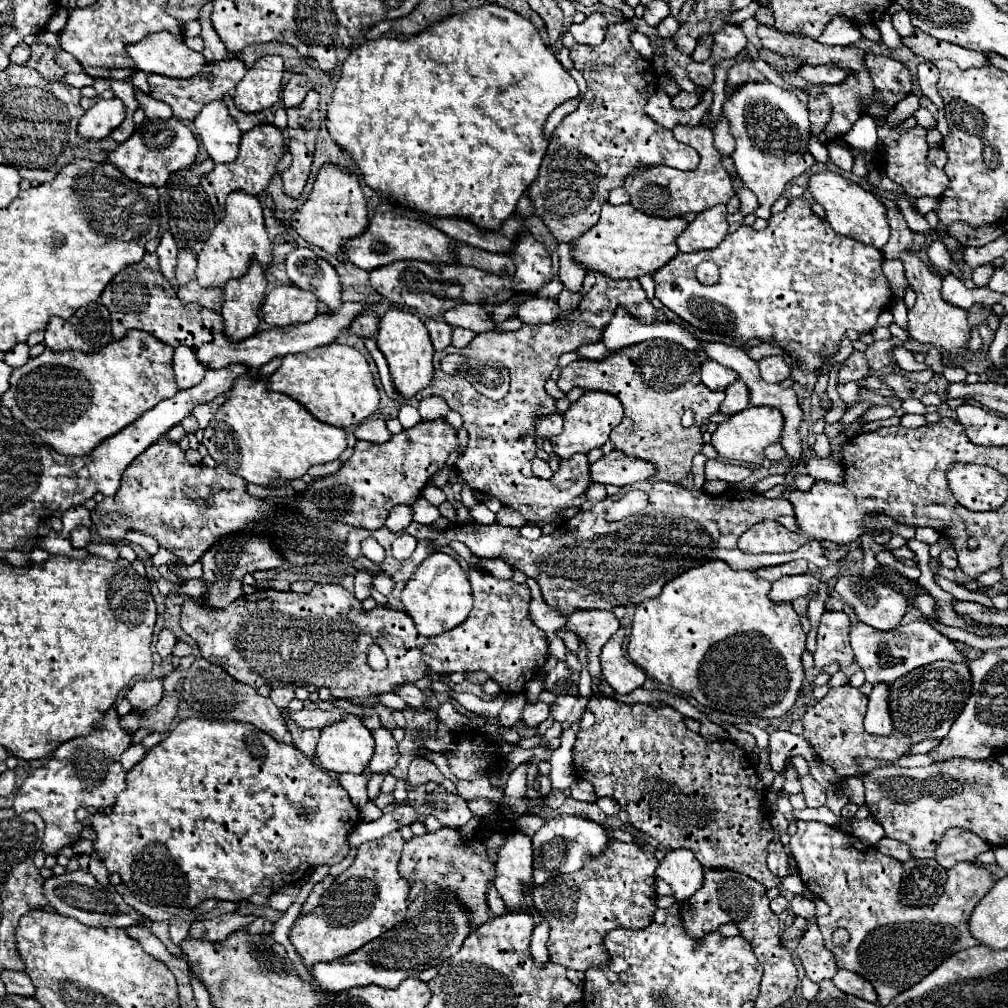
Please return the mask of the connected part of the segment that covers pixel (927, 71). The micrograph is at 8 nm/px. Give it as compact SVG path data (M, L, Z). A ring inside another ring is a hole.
M923 60L917 66L917 80L919 80L919 88L921 92L935 104L935 106L943 106L941 96L937 94L937 80L939 80L939 70L935 68L935 64L931 60Z

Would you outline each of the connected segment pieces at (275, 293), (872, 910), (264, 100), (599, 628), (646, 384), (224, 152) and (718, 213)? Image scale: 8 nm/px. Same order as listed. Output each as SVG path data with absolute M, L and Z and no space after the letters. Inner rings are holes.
M285 284L275 286L261 308L263 320L277 328L291 326L297 322L311 322L317 312L319 300L313 292Z
M797 822L797 832L789 840L789 848L793 858L797 860L799 876L803 884L825 900L831 906L829 916L817 918L817 926L825 938L825 946L835 954L837 968L851 970L869 980L879 996L879 1004L889 1004L899 992L911 988L927 974L931 974L943 960L953 956L959 950L969 946L977 946L979 940L969 932L969 916L979 900L993 888L995 876L975 862L959 862L947 870L947 881L944 892L931 906L905 906L899 902L899 882L903 874L903 864L891 856L881 854L875 846L867 846L861 840L821 822ZM837 928L845 928L849 932L849 942L843 946L835 946L831 936Z
M265 56L255 60L247 70L243 80L237 84L233 102L243 112L263 112L269 110L281 98L283 80L283 58Z
M587 610L587 612L573 612L565 626L559 628L561 632L575 632L581 642L587 646L587 668L589 674L595 678L601 674L599 668L599 654L603 644L619 630L619 620L609 610Z
M667 340L633 344L605 360L573 362L561 370L557 386L565 394L575 386L615 394L625 408L625 418L609 436L613 448L625 456L651 462L655 474L649 482L671 484L679 484L691 472L691 460L703 448L701 424L719 412L719 406L725 400L725 392L713 392L701 382L701 360L697 352ZM685 410L691 410L695 416L695 422L689 428L681 424Z
M209 102L195 118L195 130L215 164L229 164L237 158L241 130L223 102Z
M723 204L703 210L697 218L687 226L687 230L677 238L677 246L681 252L699 252L717 248L729 232L727 224L727 208Z

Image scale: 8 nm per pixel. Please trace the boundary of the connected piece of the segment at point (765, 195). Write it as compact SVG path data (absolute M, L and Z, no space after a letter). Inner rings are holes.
M749 80L727 94L721 116L729 122L729 132L737 142L731 154L735 170L759 200L755 216L767 220L773 202L783 196L789 182L815 164L815 158L807 150L807 140L811 136L807 102L801 102L793 90L769 80Z

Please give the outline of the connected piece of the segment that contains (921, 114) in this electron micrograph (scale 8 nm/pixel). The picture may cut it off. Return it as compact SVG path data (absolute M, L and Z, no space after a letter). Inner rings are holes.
M919 108L919 110L915 112L915 118L917 118L917 124L923 126L923 128L935 128L935 126L937 126L935 118L931 116L931 112L929 112L927 108Z

